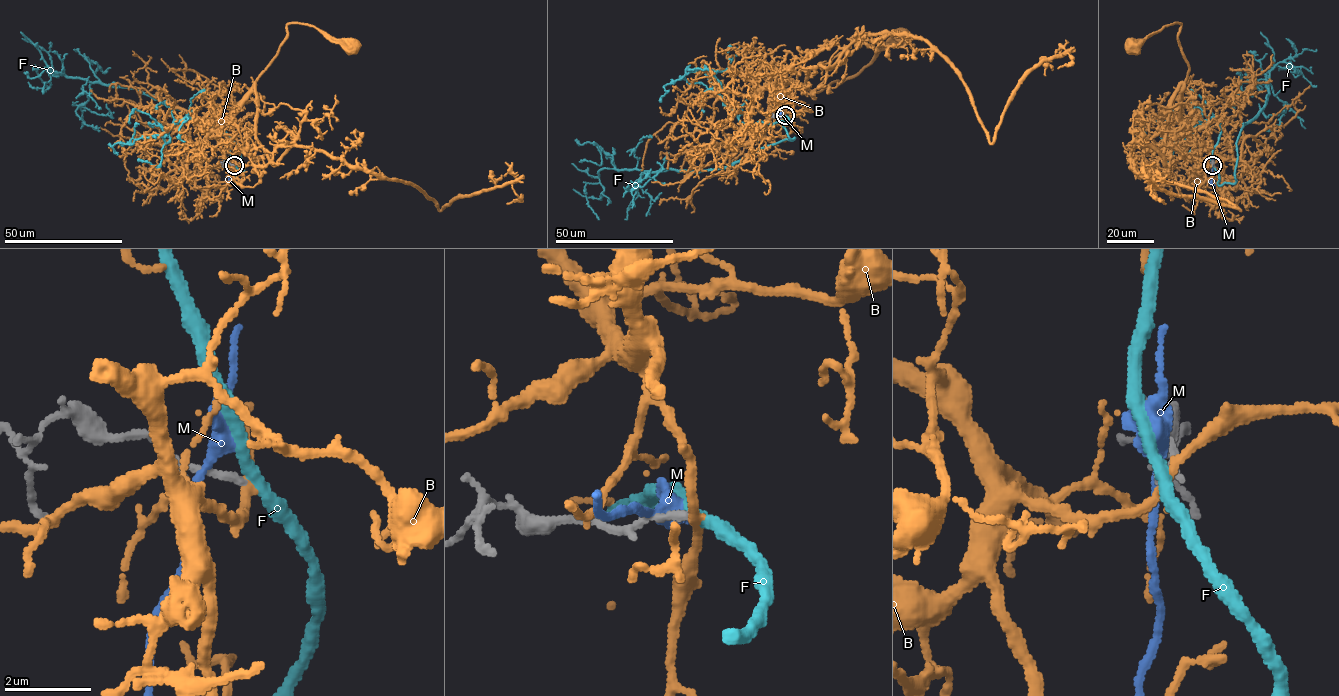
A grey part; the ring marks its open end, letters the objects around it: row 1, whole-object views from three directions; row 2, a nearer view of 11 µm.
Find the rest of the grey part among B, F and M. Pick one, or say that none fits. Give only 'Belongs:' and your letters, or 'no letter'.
Belongs: no letter

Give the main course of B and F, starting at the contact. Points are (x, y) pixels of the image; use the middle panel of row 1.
B: (784, 115), (768, 86), (797, 84), (819, 91), (854, 77), (905, 35)
F: (784, 115), (792, 140), (730, 165), (603, 168), (599, 199), (573, 189)

